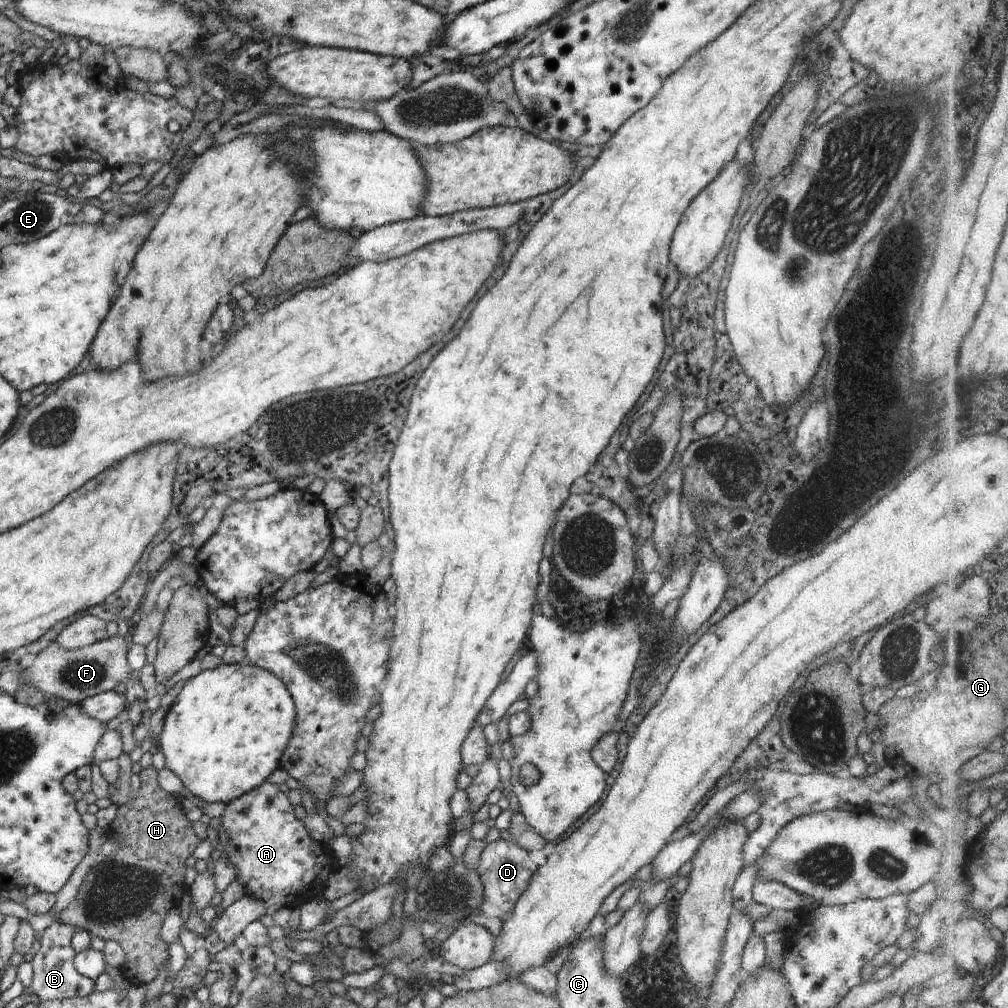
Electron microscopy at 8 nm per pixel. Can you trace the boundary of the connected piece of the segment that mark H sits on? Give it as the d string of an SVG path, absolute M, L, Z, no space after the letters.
M153 766L142 769L140 790L136 798L118 807L116 818L107 826L106 838L120 840L114 853L105 856L86 876L79 889L79 896L72 907L62 911L57 918L63 924L86 931L104 941L117 942L126 954L123 975L129 984L148 984L157 976L162 965L170 958L169 945L160 938L160 928L168 910L180 907L190 884L185 881L186 860L201 843L188 821L185 805L178 803L173 795L165 792L158 783L158 770Z

